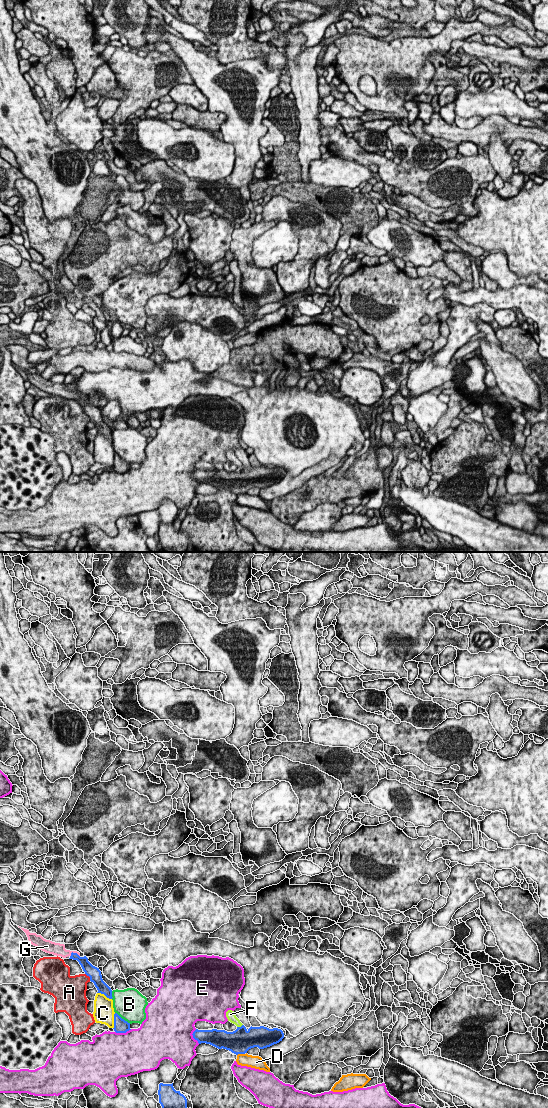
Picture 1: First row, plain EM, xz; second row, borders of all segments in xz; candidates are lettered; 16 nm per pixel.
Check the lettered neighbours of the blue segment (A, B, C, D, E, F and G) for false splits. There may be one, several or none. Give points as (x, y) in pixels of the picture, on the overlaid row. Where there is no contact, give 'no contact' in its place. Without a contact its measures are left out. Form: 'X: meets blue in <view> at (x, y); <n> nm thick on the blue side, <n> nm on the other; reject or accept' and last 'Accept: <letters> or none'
A: meets blue in xz at (89, 976); 200 nm thick on the blue side, 320 nm on the other; reject
B: meets blue in xz at (123, 1019); 220 nm thick on the blue side, 480 nm on the other; reject
C: meets blue in xz at (114, 1021); 220 nm thick on the blue side, 320 nm on the other; reject
D: meets blue in xz at (240, 1053); 380 nm thick on the blue side, 190 nm on the other; reject
E: meets blue in xz at (123, 1032); 220 nm thick on the blue side, 480 nm on the other; reject
F: meets blue in xz at (239, 1027); 380 nm thick on the blue side, 140 nm on the other; reject
G: meets blue in xz at (75, 953); 160 nm thick on the blue side, 170 nm on the other; accept
Accept: G

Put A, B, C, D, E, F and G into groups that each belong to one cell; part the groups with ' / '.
A / B / C / D E / F / G

